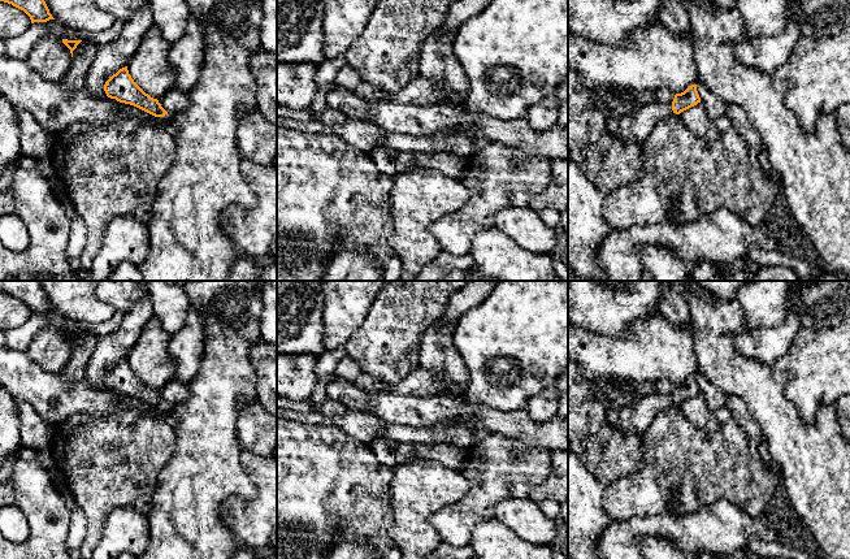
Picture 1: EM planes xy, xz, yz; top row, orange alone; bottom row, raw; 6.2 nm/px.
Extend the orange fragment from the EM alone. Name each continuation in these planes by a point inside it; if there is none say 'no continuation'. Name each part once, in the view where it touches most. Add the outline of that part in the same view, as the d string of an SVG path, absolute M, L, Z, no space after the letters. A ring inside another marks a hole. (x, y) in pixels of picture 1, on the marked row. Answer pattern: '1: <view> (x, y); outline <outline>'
1: yz (636, 128); outline M652 101L636 113L608 120L608 131L623 143L643 144L656 124L673 113L672 104Z

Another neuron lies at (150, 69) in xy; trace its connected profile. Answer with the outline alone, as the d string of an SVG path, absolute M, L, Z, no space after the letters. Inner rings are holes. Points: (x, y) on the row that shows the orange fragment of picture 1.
M153 23L127 64L134 82L153 99L165 95L174 84L174 72L168 61L170 47Z

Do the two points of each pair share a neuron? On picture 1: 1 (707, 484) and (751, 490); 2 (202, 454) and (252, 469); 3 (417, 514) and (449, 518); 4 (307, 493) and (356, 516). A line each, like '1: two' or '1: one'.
1: one
2: two
3: two
4: one

